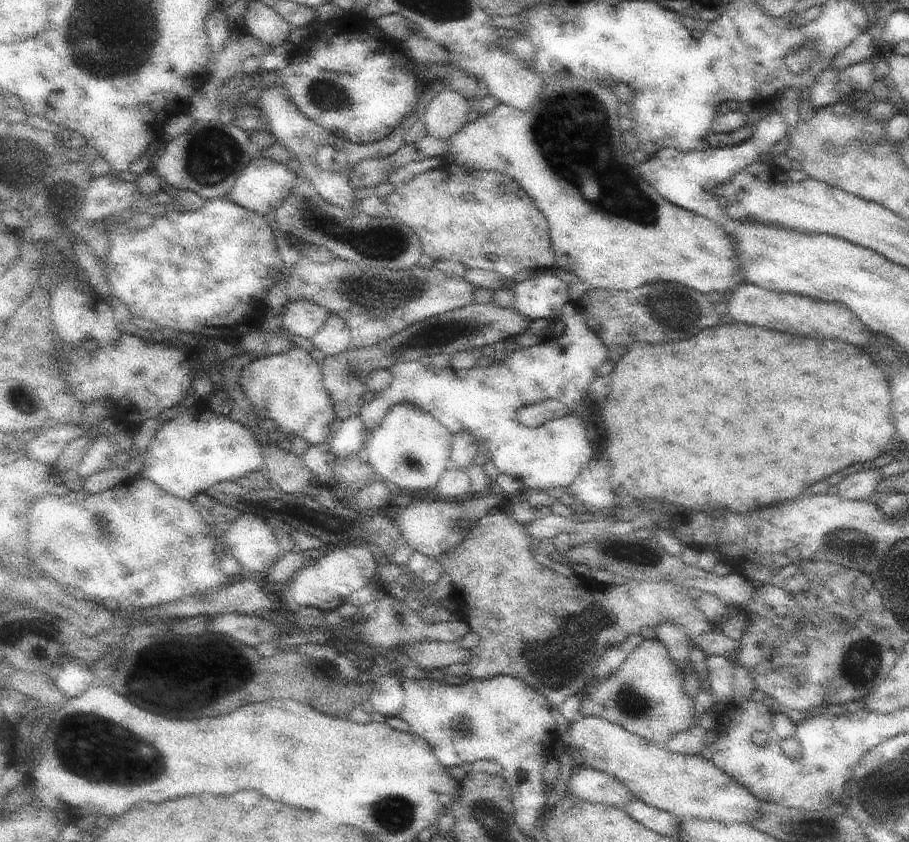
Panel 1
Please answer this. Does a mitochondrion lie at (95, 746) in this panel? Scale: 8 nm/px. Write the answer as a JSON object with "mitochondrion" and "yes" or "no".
{"mitochondrion":"yes"}

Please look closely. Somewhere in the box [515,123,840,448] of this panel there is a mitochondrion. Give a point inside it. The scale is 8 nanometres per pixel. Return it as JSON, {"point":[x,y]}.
{"point":[653,293]}

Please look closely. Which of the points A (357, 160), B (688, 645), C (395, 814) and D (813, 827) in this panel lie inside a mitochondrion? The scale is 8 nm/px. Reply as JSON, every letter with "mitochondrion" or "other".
{"A":"other","B":"other","C":"mitochondrion","D":"mitochondrion"}

